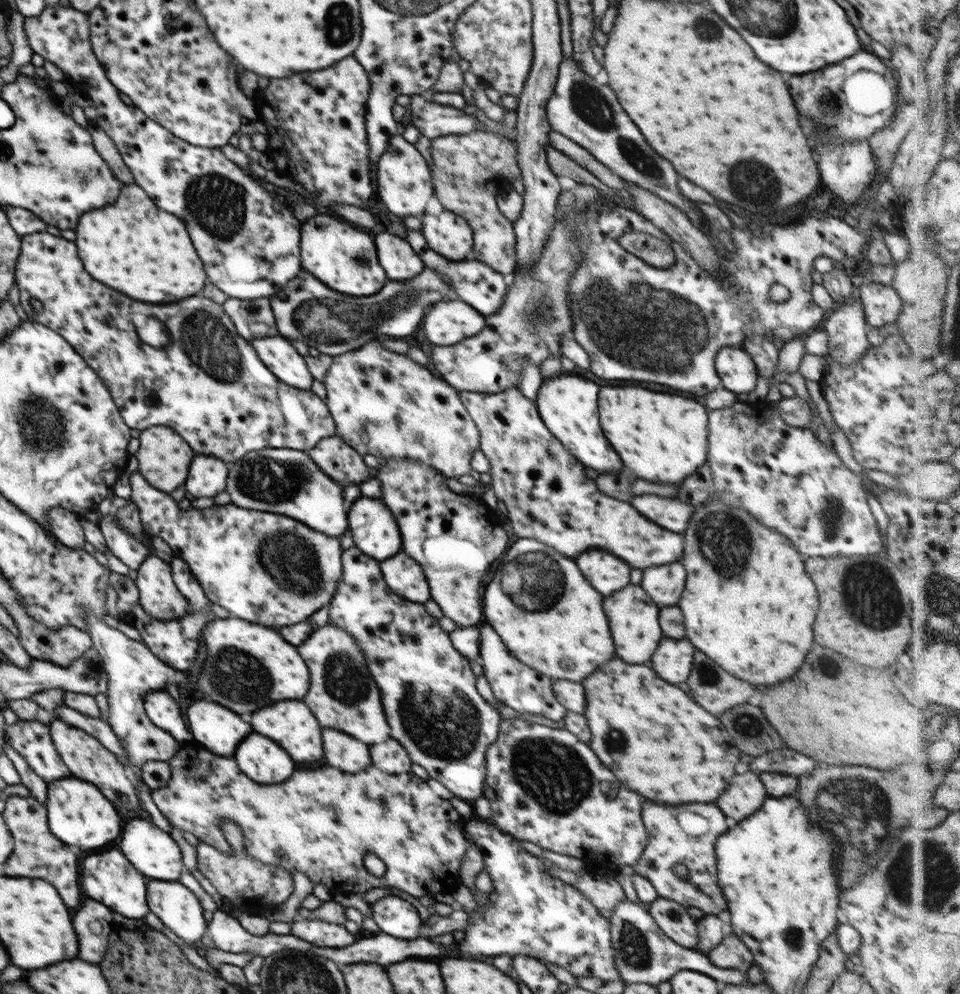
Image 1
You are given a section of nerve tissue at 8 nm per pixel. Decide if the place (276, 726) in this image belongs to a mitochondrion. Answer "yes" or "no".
no

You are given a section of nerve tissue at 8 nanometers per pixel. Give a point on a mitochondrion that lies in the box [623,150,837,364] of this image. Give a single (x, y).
(747, 179)

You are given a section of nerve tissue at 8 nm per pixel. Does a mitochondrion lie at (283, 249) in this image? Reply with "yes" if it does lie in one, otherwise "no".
no

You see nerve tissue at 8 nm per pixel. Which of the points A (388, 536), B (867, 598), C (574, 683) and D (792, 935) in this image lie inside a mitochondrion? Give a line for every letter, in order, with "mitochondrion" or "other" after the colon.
A: other
B: mitochondrion
C: other
D: mitochondrion

